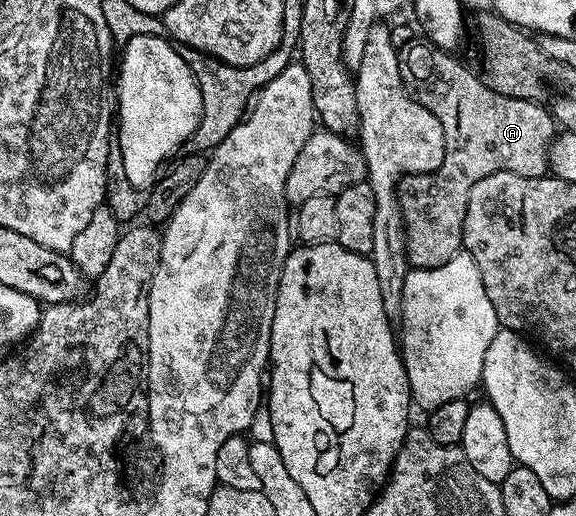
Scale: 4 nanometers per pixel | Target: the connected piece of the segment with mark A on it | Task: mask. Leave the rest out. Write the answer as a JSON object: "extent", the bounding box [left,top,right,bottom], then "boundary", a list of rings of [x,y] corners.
{"extent":[396,41,558,269],"boundary":[[[427,41],[405,43],[399,48],[400,72],[404,87],[418,105],[430,109],[442,125],[446,141],[444,160],[436,171],[421,175],[405,175],[396,187],[398,205],[402,209],[402,221],[406,229],[406,257],[409,268],[434,269],[446,265],[461,254],[464,245],[466,201],[470,201],[470,189],[482,177],[490,177],[499,171],[518,173],[522,177],[544,177],[549,174],[548,150],[558,134],[558,124],[547,106],[530,99],[506,97],[490,89],[479,74],[476,75],[464,63],[459,63],[451,51],[443,51]]]}

